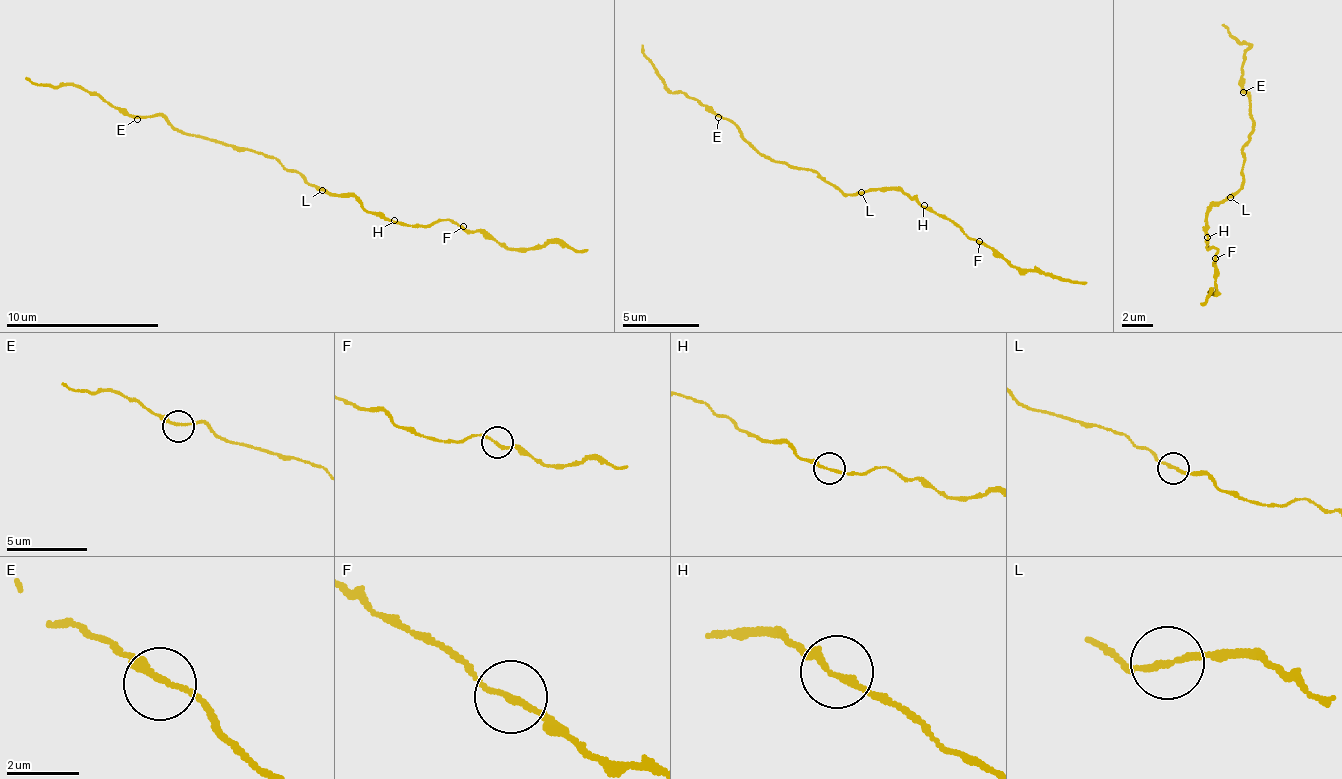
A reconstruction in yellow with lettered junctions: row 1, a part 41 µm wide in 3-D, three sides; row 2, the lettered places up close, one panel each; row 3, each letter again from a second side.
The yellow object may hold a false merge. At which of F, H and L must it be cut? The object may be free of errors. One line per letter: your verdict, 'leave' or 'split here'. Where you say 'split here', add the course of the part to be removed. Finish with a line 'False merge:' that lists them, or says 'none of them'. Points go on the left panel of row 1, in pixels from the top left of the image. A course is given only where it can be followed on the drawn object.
F: leave
H: leave
L: leave
False merge: none of them

